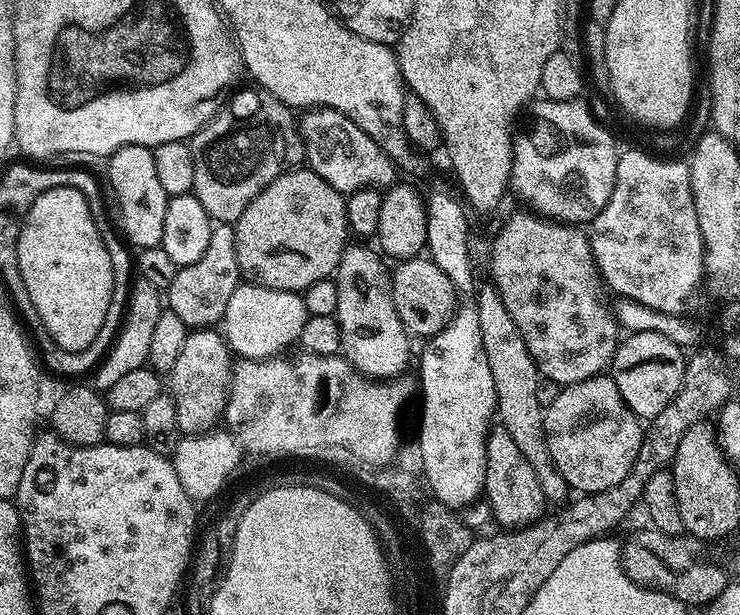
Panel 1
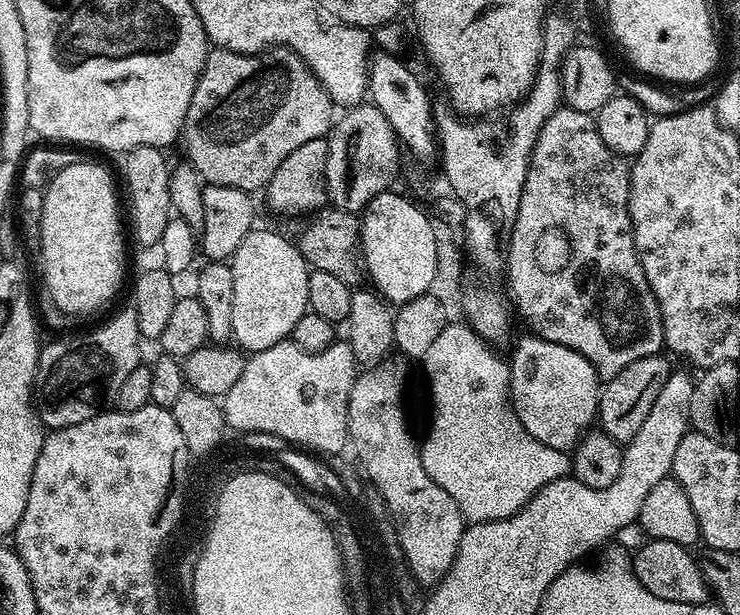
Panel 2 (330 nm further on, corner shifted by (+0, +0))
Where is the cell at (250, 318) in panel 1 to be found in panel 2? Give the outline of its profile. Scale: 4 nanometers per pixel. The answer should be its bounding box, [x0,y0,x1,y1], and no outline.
[230,227,310,354]

